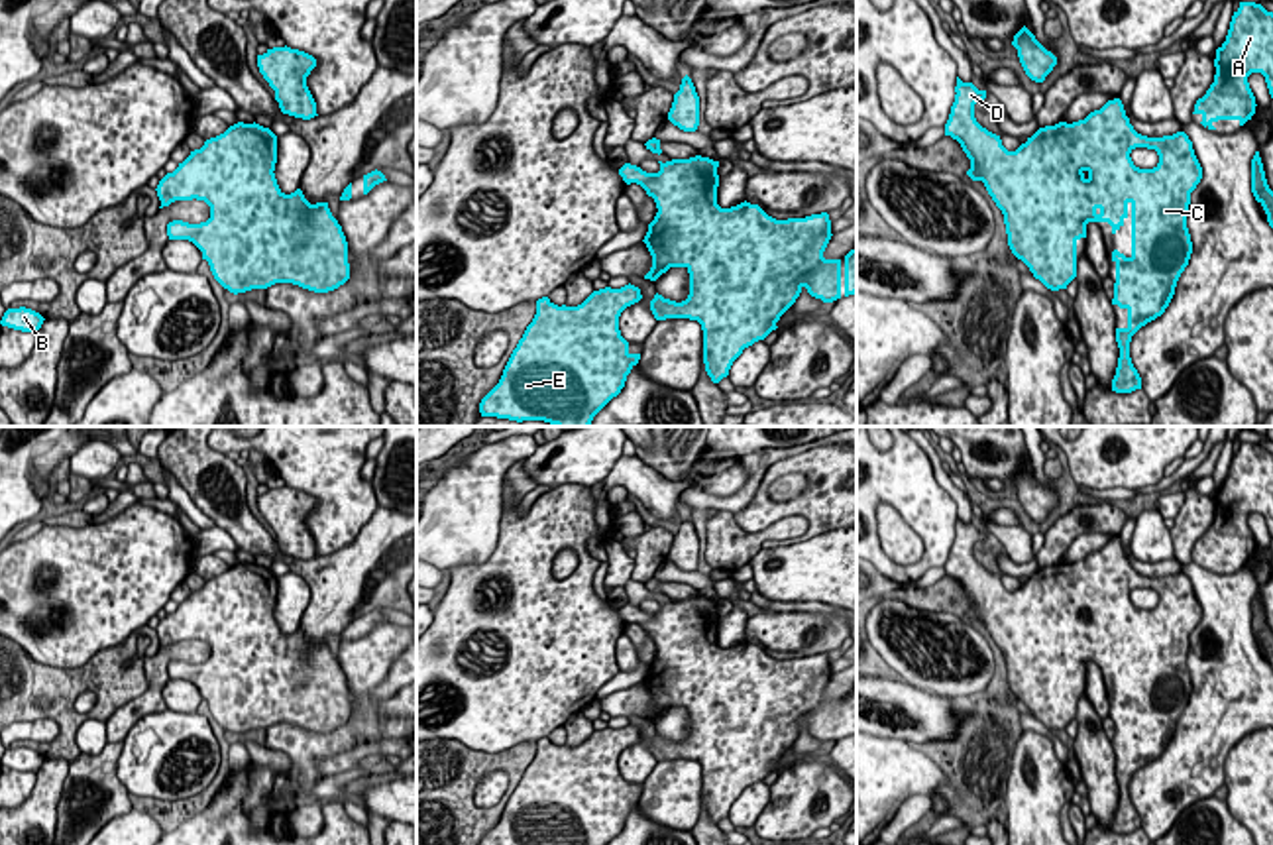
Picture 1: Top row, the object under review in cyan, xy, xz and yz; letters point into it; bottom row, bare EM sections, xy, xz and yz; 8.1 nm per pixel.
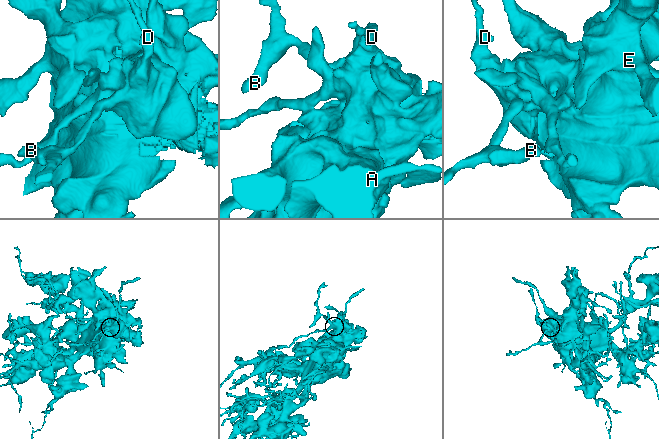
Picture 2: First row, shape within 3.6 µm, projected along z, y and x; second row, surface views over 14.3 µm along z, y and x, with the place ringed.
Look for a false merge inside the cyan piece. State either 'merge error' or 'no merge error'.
no merge error

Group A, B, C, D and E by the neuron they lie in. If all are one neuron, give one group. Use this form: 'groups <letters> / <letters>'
groups A B C D E

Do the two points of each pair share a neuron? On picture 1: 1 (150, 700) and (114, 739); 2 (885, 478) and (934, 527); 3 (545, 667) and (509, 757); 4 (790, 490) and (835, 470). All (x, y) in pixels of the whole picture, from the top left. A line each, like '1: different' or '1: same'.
1: same
2: same
3: different
4: different

